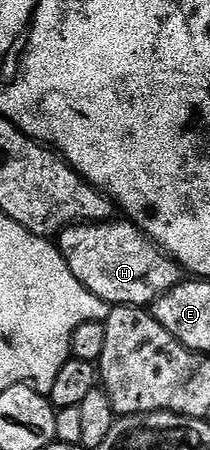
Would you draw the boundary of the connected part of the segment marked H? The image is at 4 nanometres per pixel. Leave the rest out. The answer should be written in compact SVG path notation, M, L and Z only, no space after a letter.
M111 218L105 222L89 224L72 224L58 233L56 243L62 251L62 257L68 262L72 274L76 274L76 278L80 278L82 285L92 290L92 294L96 294L96 298L111 306L130 304L133 308L146 308L153 305L156 298L172 290L172 286L176 286L184 276L183 269L179 268L171 256L166 255L137 226L122 218Z

